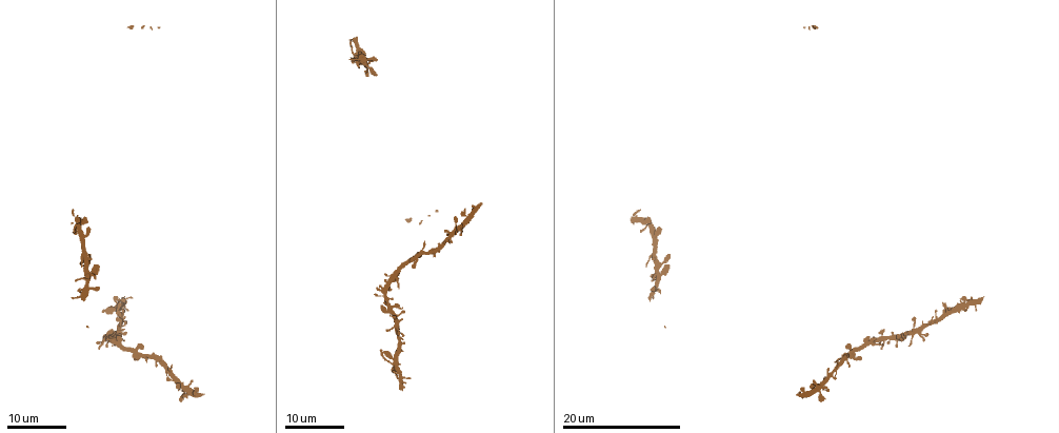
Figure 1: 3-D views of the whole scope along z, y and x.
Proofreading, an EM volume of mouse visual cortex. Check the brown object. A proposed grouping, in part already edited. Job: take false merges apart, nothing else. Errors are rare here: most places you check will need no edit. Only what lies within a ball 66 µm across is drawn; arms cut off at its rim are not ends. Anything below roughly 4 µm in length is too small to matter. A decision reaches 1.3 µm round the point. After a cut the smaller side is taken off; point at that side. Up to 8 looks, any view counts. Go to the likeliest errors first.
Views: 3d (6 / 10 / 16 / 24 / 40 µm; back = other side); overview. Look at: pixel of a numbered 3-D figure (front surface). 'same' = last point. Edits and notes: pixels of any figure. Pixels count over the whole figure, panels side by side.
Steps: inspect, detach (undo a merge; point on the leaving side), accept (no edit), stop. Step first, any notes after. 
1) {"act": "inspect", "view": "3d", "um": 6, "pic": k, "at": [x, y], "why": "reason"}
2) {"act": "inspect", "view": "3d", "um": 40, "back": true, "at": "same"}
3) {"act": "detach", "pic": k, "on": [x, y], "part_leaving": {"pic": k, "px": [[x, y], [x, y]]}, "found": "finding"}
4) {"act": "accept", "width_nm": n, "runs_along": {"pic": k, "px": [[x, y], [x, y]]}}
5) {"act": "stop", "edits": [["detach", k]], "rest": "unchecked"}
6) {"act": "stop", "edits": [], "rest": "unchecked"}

{"act": "inspect", "view": "3d", "um": 24, "pic": 1, "at": [86, 235], "why": "branch point"}

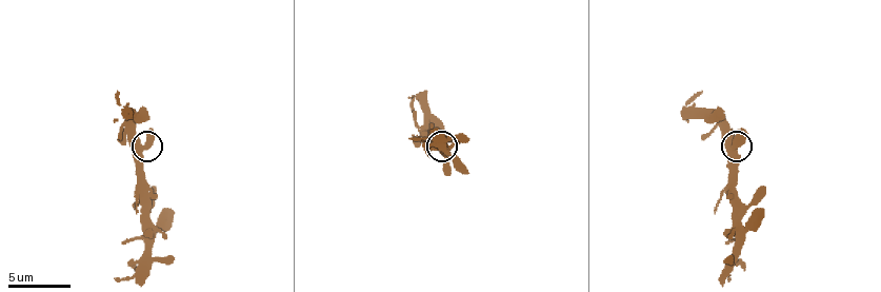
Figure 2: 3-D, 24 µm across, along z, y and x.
{"act": "inspect", "view": "3d", "um": 10, "pic": 2, "at": [143, 147], "why": "zoom in"}

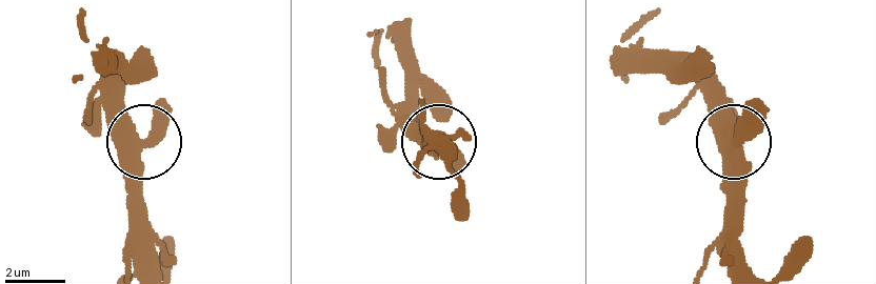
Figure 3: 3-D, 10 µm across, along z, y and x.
{"act": "accept", "width_nm": 450, "found": "one cell here"}

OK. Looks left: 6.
{"act": "inspect", "view": "3d", "um": 16, "pic": 1, "at": [147, 354], "why": "three-way junction"}

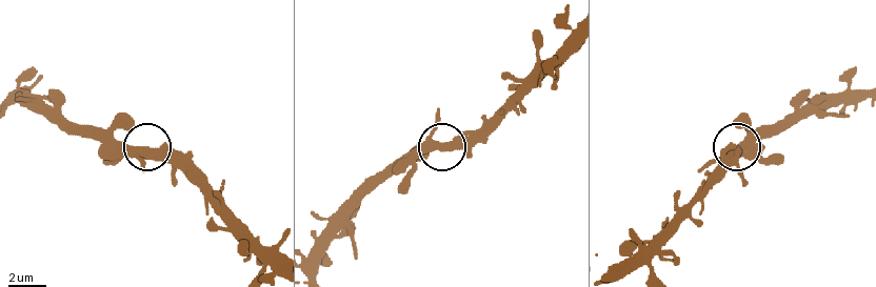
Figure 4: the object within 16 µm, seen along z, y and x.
{"act": "inspect", "view": "3d", "um": 10, "pic": 4, "at": [141, 151]}

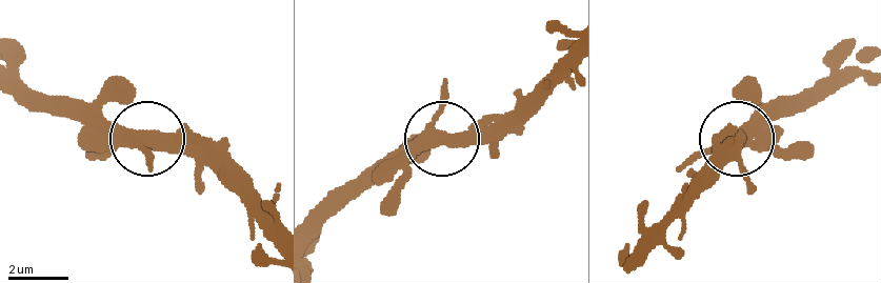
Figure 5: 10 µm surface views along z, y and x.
{"act": "accept", "width_nm": 380, "found": "all the same cell"}

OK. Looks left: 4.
{"act": "inspect", "view": "3d", "um": 16, "pic": 2, "at": [759, 224]}

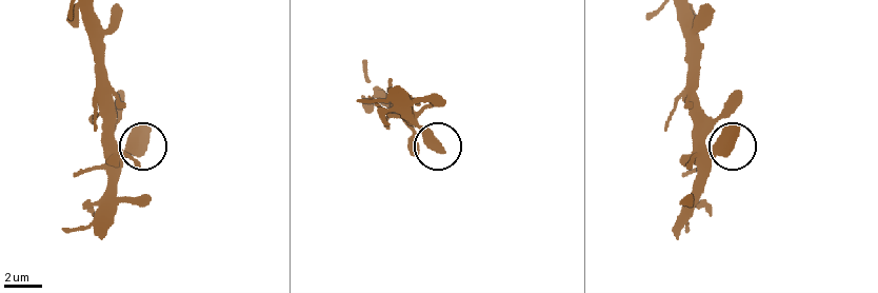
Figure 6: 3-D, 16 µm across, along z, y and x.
{"act": "inspect", "view": "3d", "um": 16, "back": true, "pic": 6, "at": [141, 147]}

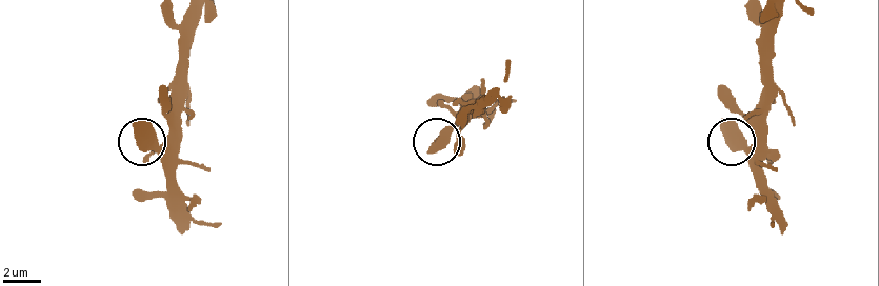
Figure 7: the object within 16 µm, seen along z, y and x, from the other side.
{"act": "accept", "width_nm": 590, "found": "all the same cell"}

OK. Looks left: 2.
{"act": "inspect", "view": "3d", "um": 24, "pic": 1, "at": [172, 378], "why": "three arms meet"}

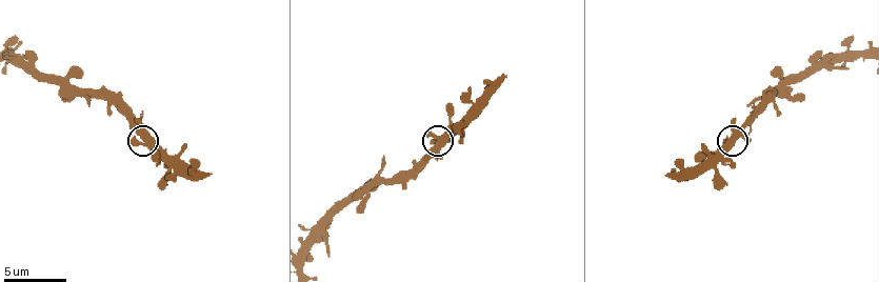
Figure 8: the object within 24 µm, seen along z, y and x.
{"act": "inspect", "view": "3d", "um": 6, "pic": 8, "at": [149, 142]}

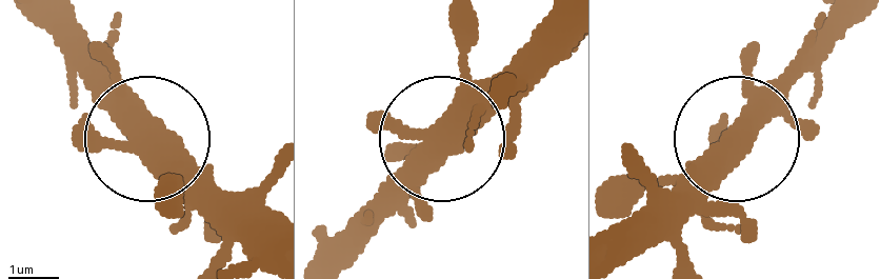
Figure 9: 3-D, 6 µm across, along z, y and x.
{"act": "accept", "width_nm": 440, "found": "all the same cell"}

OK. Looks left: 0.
{"act": "stop", "edits": [], "rest": "unchecked"}

